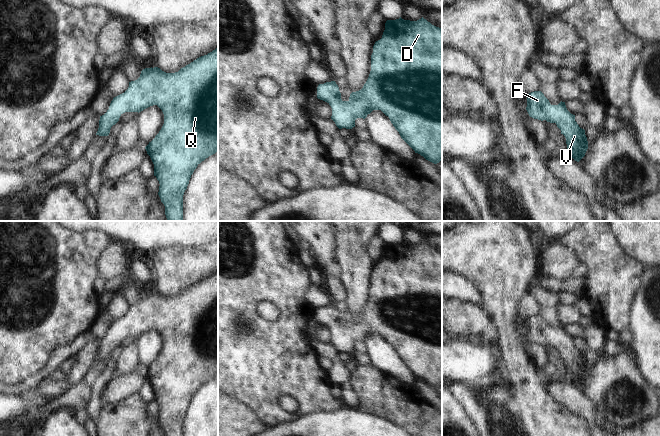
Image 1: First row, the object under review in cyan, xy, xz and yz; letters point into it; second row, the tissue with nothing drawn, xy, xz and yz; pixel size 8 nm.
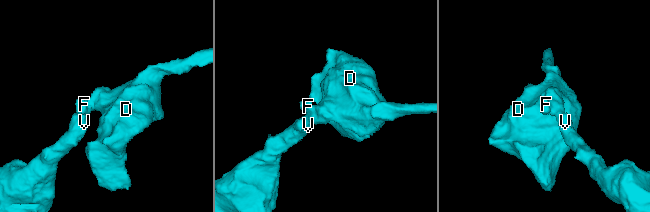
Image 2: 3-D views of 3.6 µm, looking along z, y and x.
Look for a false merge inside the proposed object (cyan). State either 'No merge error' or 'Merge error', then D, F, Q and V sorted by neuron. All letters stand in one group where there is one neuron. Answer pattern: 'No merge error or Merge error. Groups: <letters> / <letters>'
No merge error. Groups: D F Q V.

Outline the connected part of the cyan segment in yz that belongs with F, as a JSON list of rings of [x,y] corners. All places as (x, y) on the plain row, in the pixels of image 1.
[[[534,315],[527,318],[526,334],[534,343],[546,344],[557,349],[566,362],[566,376],[575,385],[579,386],[585,380],[588,373],[585,354],[579,351],[575,345],[575,339],[567,334],[565,326],[551,329],[541,315]]]

